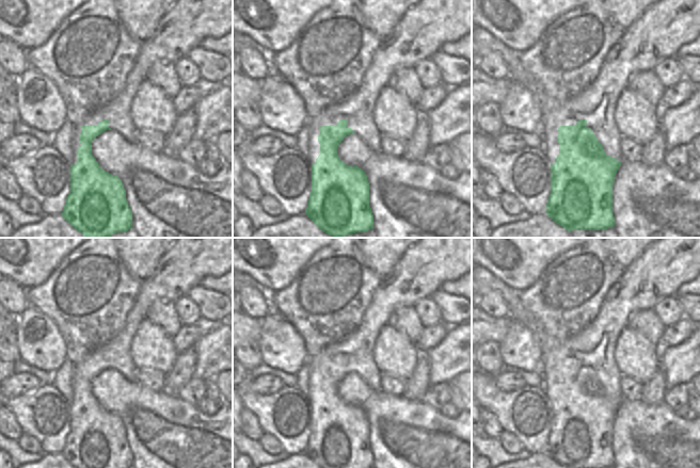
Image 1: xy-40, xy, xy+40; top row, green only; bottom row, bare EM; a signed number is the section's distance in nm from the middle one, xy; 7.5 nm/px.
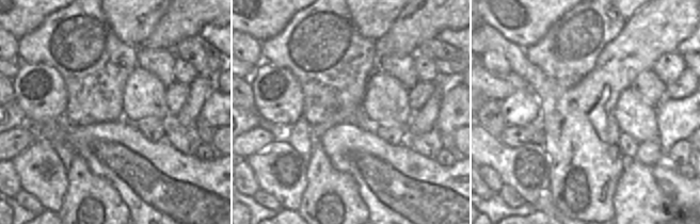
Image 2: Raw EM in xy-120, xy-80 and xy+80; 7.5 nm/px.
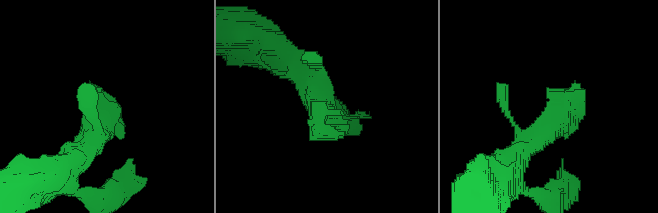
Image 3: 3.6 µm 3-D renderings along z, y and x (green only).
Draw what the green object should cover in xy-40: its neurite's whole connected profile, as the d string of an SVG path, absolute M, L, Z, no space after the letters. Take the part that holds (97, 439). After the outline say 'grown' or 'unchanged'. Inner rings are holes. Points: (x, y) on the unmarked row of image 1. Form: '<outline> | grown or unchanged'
M178 238L164 253L154 274L141 281L134 304L122 332L108 343L88 354L73 368L70 432L66 436L64 458L75 468L131 468L132 451L122 419L104 409L92 393L92 381L106 369L118 371L129 382L139 382L138 368L130 355L130 344L147 310L157 301L176 302L200 285L204 277L221 277L233 269L233 238Z | grown

